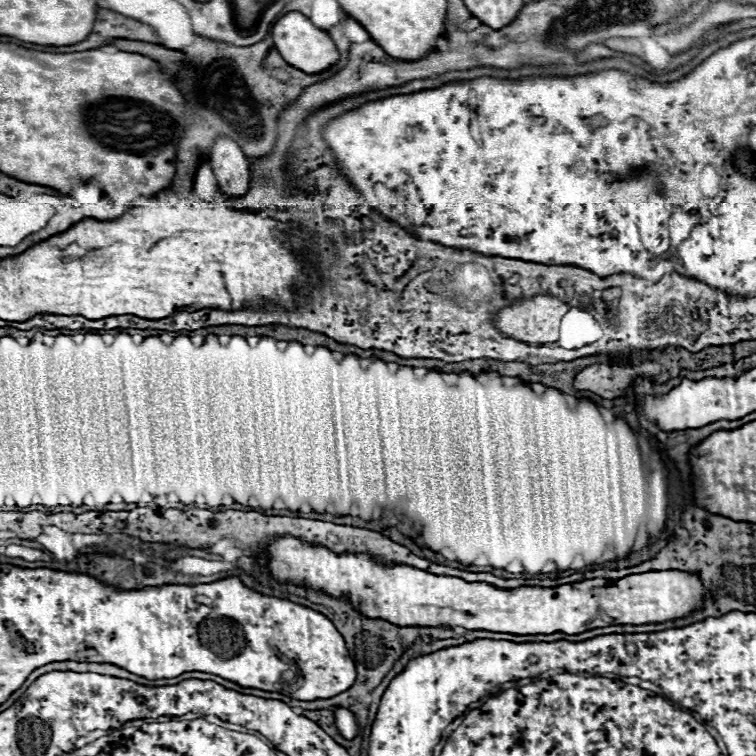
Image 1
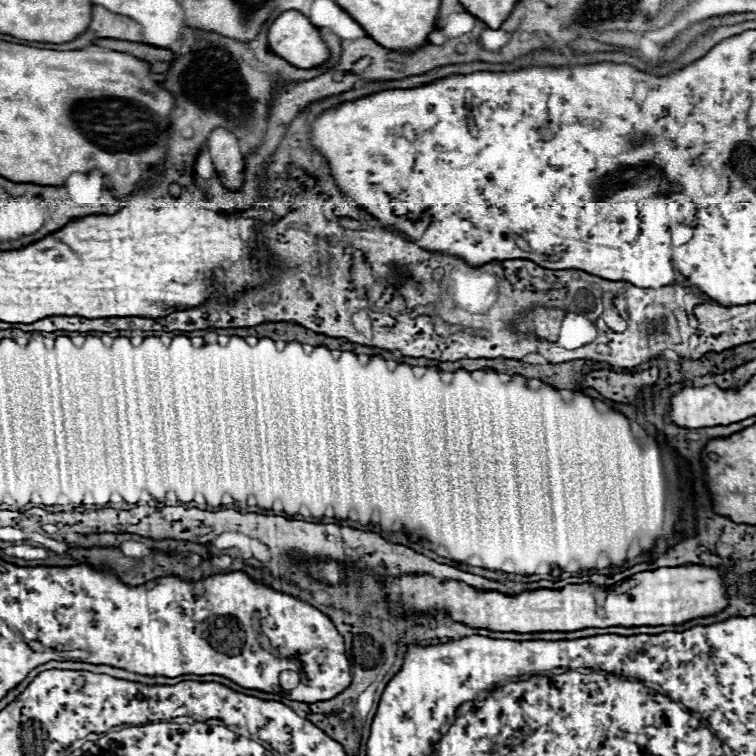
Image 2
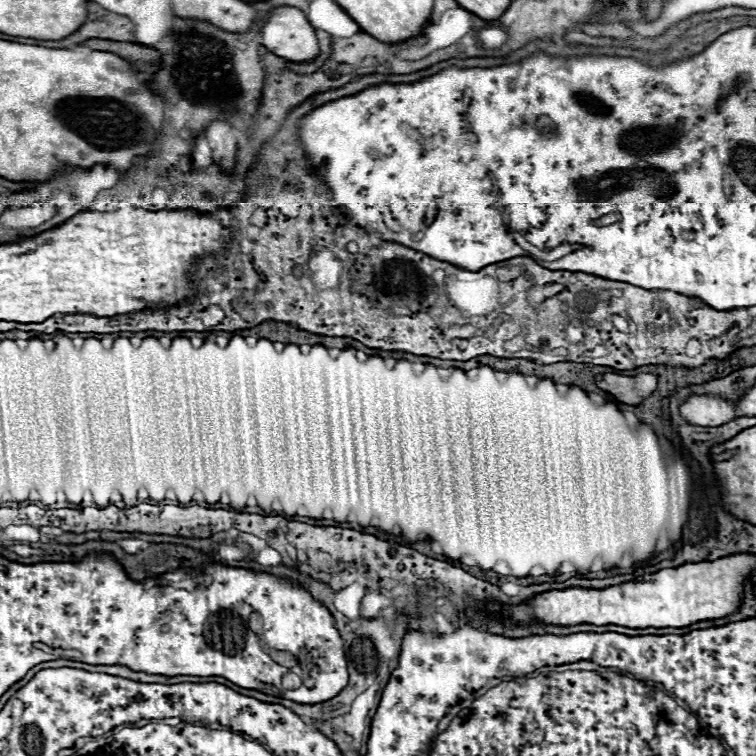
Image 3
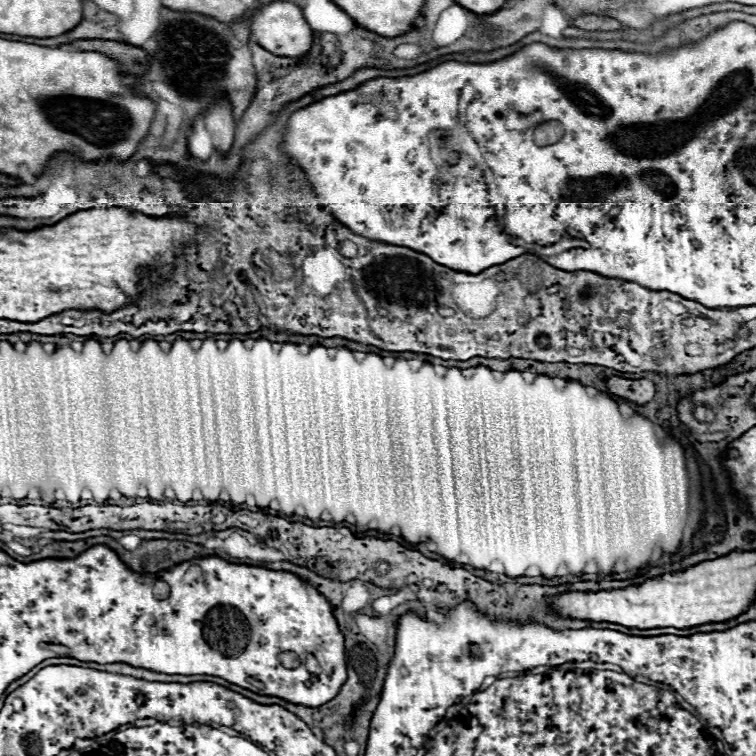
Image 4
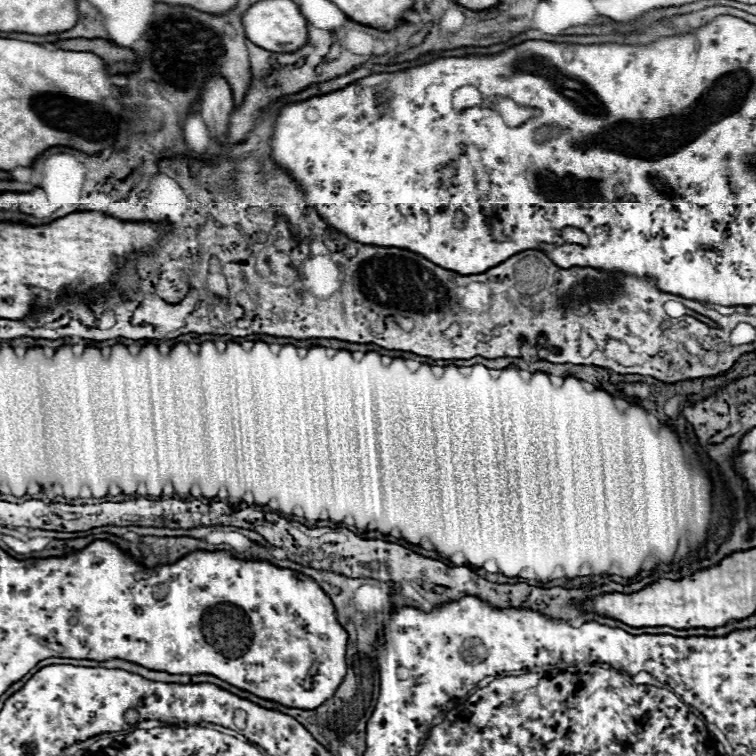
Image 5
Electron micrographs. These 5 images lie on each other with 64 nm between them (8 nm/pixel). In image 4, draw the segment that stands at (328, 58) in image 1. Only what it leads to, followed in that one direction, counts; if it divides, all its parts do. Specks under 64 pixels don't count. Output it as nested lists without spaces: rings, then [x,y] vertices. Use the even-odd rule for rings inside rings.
[[[272,2],[272,4],[256,10],[250,18],[250,24],[252,24],[252,36],[256,38],[256,42],[264,50],[268,50],[276,56],[302,58],[312,50],[312,42],[314,42],[312,28],[304,20],[300,6],[296,6],[292,2]]]

